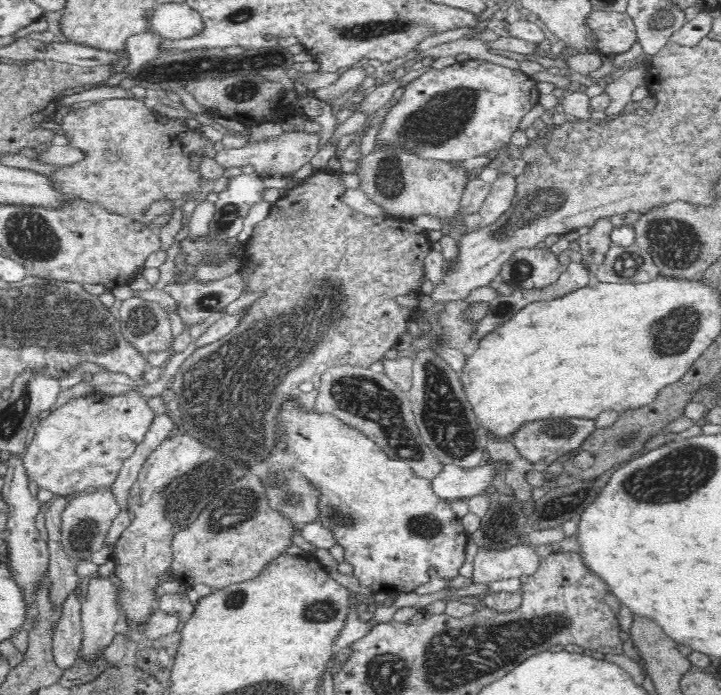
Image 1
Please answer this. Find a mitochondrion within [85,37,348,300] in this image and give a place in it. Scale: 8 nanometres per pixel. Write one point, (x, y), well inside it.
(247, 88)

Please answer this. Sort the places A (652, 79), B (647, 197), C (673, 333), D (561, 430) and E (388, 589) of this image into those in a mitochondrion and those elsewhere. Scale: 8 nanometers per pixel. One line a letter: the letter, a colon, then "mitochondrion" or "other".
A: other
B: mitochondrion
C: mitochondrion
D: mitochondrion
E: other

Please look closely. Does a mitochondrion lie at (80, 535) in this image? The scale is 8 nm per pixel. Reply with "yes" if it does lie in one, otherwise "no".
yes

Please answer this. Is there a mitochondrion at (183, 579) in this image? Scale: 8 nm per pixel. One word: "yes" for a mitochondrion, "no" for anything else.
no

